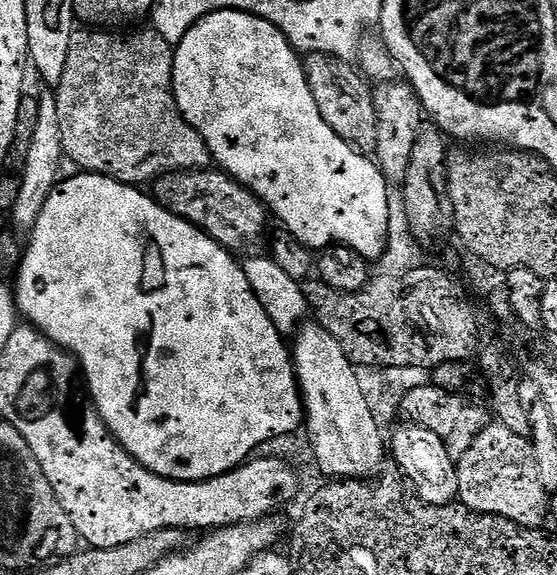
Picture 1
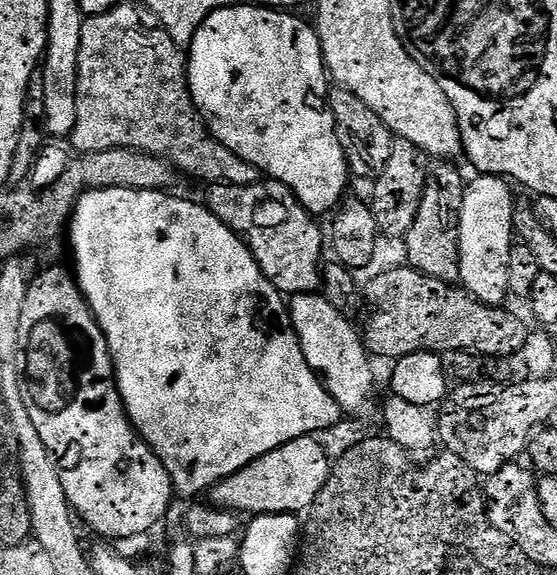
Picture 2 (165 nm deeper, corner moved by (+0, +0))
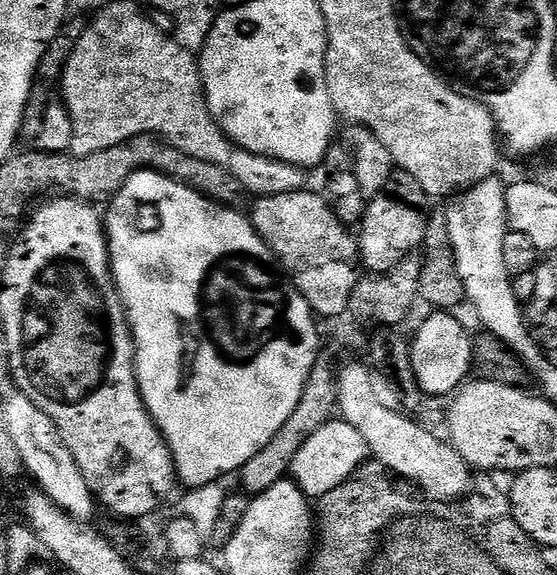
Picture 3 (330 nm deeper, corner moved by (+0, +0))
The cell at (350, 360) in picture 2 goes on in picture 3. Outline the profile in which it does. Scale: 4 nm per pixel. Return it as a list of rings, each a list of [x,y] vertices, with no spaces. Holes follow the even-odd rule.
[[[348,364],[344,369],[342,367],[339,369],[336,378],[336,399],[339,415],[350,426],[354,426],[354,430],[358,430],[358,434],[362,434],[362,438],[366,438],[366,446],[374,457],[375,463],[384,464],[397,476],[411,480],[429,500],[456,502],[467,497],[470,492],[468,487],[472,484],[473,476],[467,462],[458,455],[447,439],[439,440],[434,433],[427,432],[420,424],[415,424],[412,421],[415,419],[411,415],[395,408],[382,406],[382,402],[378,402],[378,398],[374,395],[373,373],[370,371],[369,365],[364,364]]]

